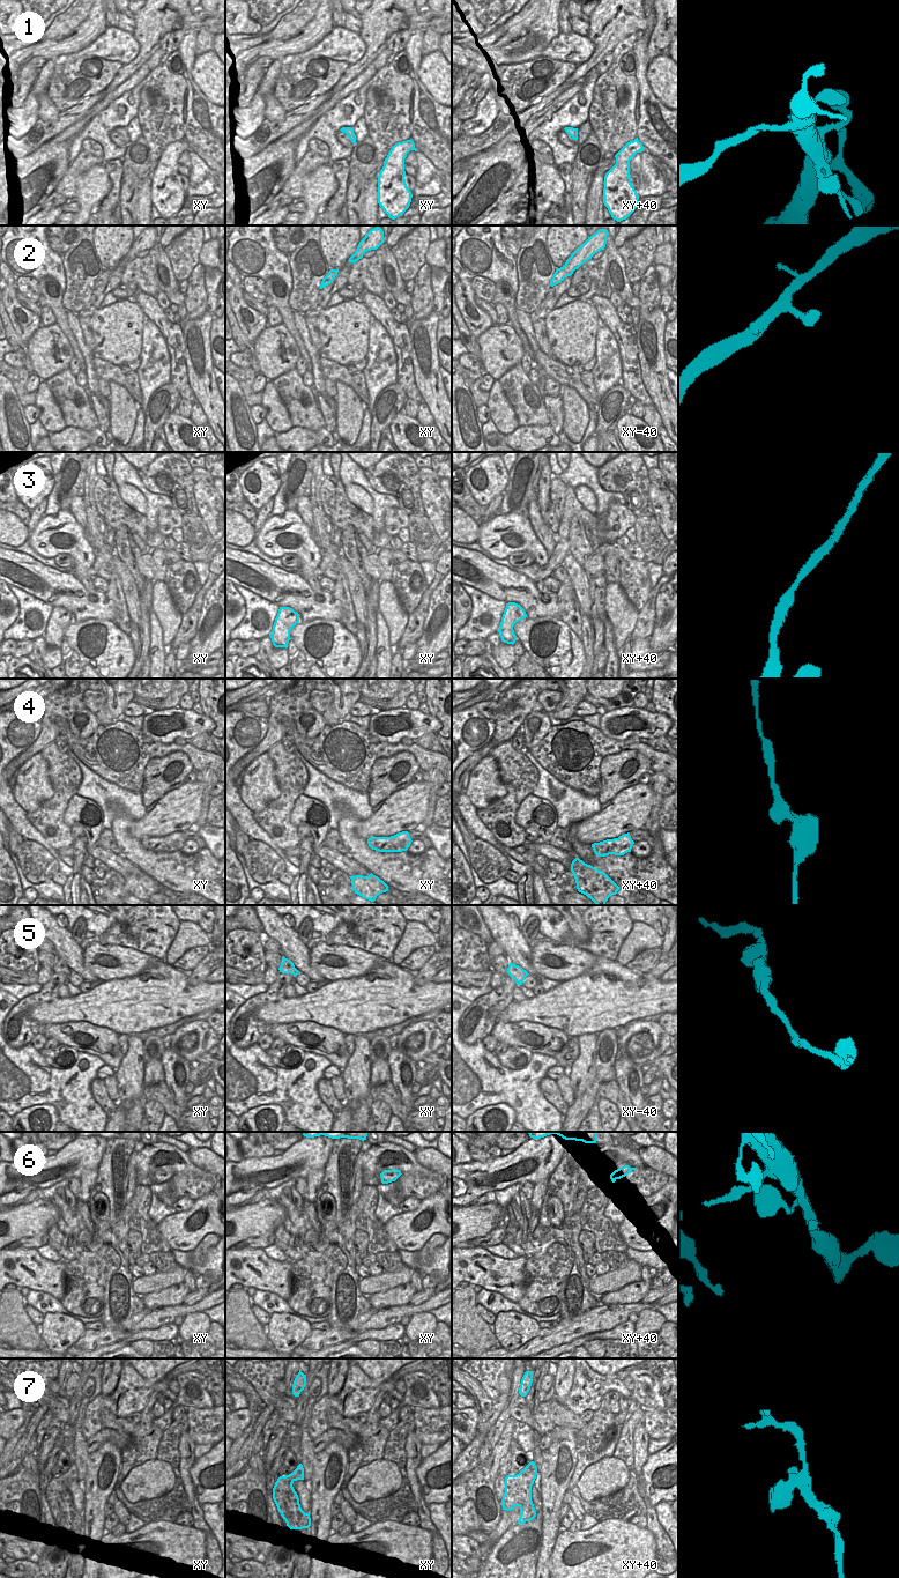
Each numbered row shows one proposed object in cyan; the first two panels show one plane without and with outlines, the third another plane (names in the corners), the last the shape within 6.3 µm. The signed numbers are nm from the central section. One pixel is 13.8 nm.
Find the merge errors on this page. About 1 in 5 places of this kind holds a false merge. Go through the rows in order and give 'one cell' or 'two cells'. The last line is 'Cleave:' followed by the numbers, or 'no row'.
1: one cell
2: one cell
3: one cell
4: one cell
5: one cell
6: one cell
7: one cell
Cleave: no row

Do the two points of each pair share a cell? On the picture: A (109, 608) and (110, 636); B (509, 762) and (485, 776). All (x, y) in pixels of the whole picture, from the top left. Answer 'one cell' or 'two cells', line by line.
A: two cells
B: two cells

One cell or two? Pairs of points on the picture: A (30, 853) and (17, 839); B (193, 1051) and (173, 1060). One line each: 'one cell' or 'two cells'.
A: two cells
B: two cells

